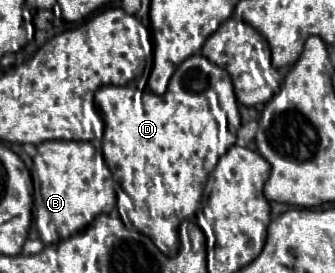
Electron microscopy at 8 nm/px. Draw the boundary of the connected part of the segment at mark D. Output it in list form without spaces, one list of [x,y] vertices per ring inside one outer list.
[[[192,56],[184,60],[172,74],[168,90],[162,96],[147,89],[152,62],[146,63],[136,88],[130,85],[102,86],[94,94],[94,104],[98,106],[98,112],[104,120],[102,152],[112,178],[116,181],[116,209],[122,222],[129,230],[136,230],[152,238],[152,242],[166,256],[176,256],[180,246],[178,226],[184,218],[192,218],[196,214],[206,178],[215,168],[220,156],[226,154],[226,150],[236,143],[240,112],[228,72],[216,64],[210,64],[204,56]]]

